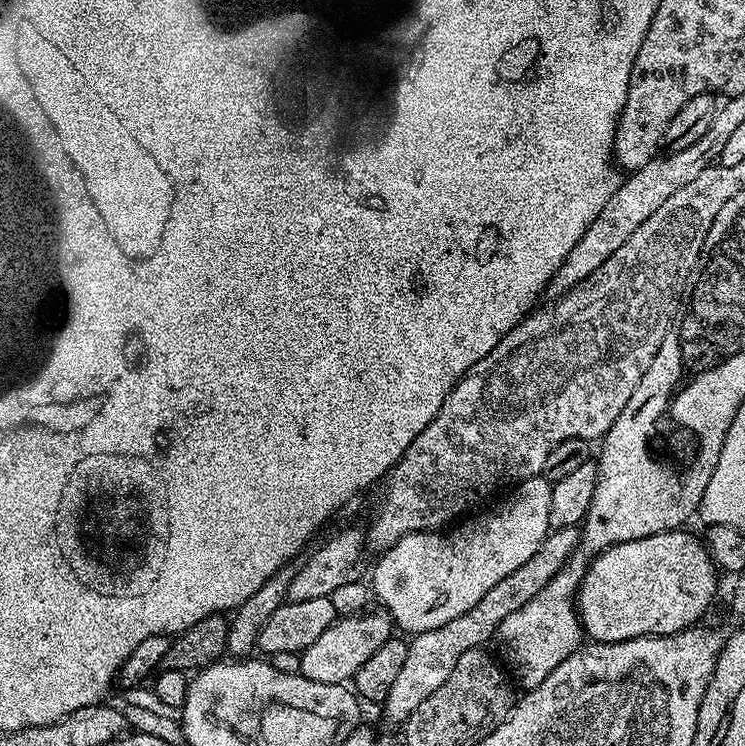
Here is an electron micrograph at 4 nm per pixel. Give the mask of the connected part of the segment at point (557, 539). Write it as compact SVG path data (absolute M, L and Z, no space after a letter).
M579 527L551 529L538 554L534 554L534 558L518 566L518 570L502 578L496 586L486 590L478 606L470 606L466 614L458 614L454 622L438 626L438 630L415 633L408 640L406 662L398 674L398 679L394 681L394 686L390 686L390 694L386 694L382 702L385 718L396 726L403 725L410 718L410 714L414 714L414 710L418 710L418 706L422 706L422 702L426 702L426 698L430 698L430 694L434 694L434 690L438 690L438 686L442 686L442 682L450 678L450 670L454 670L458 658L462 658L466 650L487 645L487 640L491 636L493 639L499 633L500 624L506 622L506 618L510 618L514 610L522 610L522 606L526 606L526 602L530 602L530 598L534 598L534 594L538 594L538 590L542 590L542 586L546 586L546 582L550 582L554 574L558 574L560 567L571 558L579 544Z

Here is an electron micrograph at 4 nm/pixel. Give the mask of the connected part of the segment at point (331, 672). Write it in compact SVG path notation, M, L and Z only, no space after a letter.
M383 610L365 611L355 616L341 616L316 639L305 652L300 653L299 675L314 682L347 685L356 677L362 665L394 635L391 616Z

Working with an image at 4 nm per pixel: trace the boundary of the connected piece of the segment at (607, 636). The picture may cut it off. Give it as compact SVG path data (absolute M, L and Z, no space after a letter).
M688 530L650 534L650 538L605 548L599 556L592 557L576 597L583 635L597 644L613 644L643 636L672 636L683 628L691 628L716 596L716 575L718 569L712 563L707 545L699 535L691 536Z

